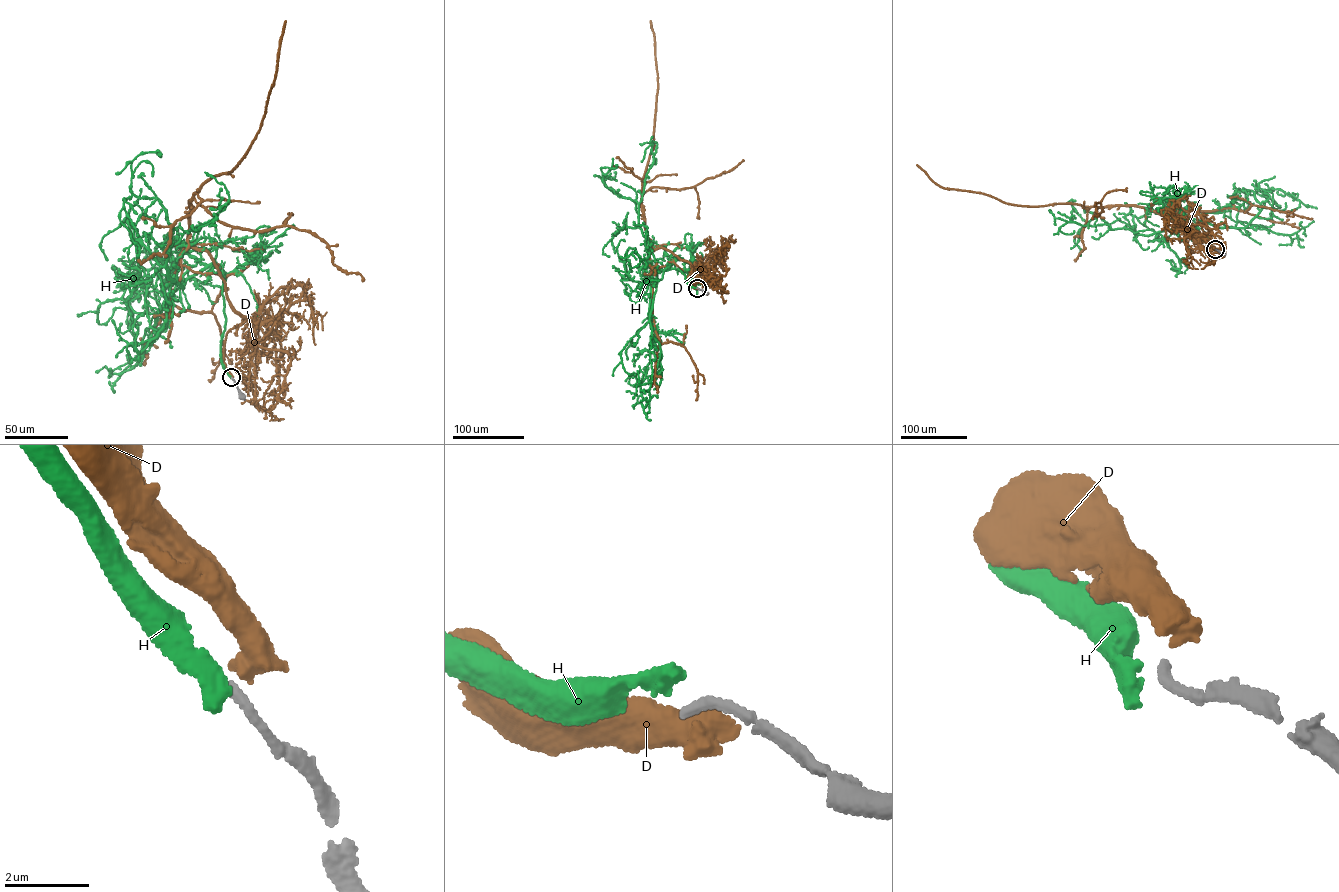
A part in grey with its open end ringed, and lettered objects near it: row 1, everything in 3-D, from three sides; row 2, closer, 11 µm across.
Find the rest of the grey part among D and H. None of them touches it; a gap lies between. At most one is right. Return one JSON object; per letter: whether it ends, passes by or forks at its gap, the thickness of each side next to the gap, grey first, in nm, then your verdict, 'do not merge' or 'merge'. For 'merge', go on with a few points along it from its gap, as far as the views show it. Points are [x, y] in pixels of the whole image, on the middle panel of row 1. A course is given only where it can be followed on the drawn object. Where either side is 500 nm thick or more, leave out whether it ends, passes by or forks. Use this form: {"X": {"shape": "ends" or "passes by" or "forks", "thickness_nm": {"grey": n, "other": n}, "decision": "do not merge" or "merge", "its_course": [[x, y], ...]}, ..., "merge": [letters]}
{"D": {"thickness_nm": {"grey": 260, "other": 600}, "decision": "do not merge"}, "H": {"thickness_nm": {"grey": 260, "other": 500}, "decision": "do not merge"}, "merge": []}

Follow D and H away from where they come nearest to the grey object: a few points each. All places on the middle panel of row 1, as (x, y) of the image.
D: (697, 288), (687, 278), (695, 268), (662, 247), (650, 249), (645, 226), (642, 182), (658, 88), (650, 21)
H: (696, 287), (678, 269), (666, 269), (657, 282), (650, 323), (661, 356), (640, 383), (650, 420)

